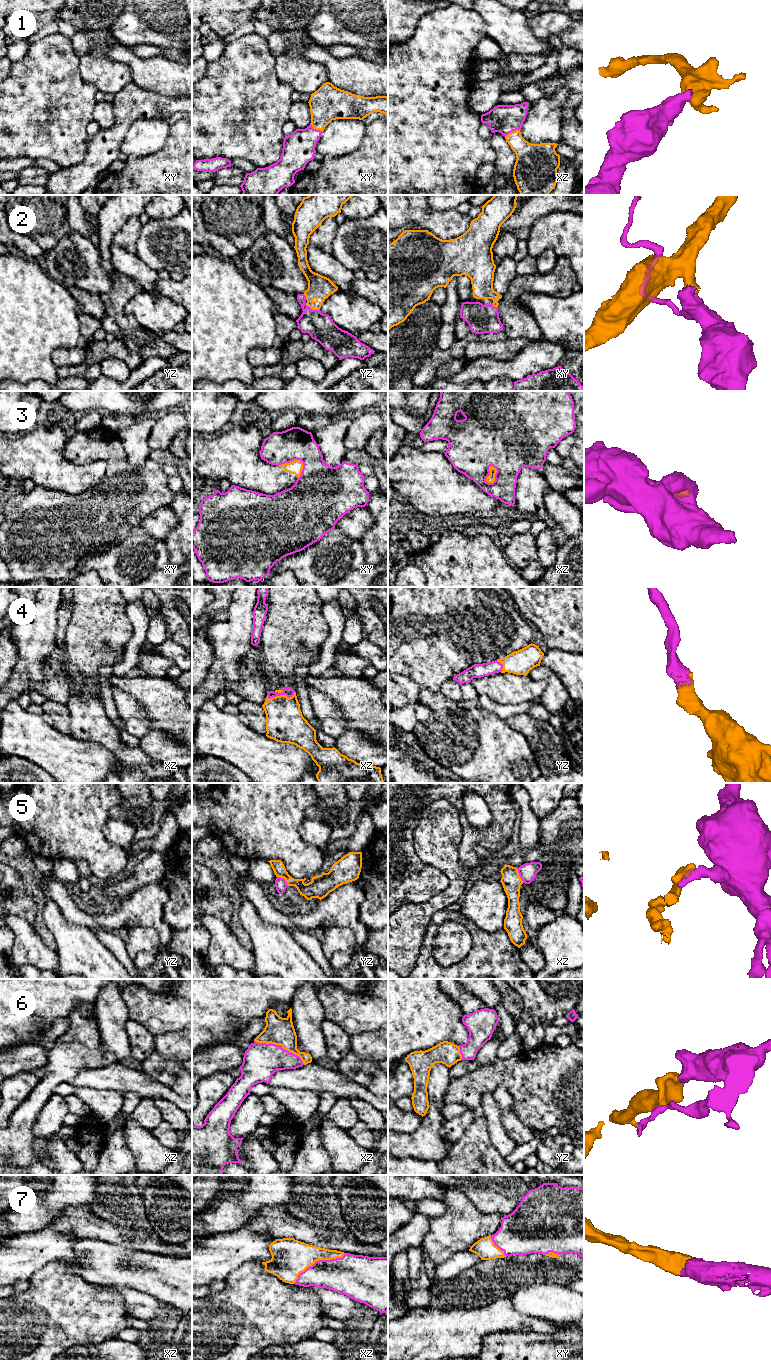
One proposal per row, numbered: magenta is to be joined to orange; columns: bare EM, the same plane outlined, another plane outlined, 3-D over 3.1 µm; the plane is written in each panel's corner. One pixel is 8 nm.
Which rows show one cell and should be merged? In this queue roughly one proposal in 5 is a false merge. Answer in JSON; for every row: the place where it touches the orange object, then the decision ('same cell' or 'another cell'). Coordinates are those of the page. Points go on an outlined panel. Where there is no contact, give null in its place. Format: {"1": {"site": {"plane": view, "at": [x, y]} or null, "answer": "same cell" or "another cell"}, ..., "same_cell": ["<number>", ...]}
{"1": {"site": {"plane": "xz", "at": [513, 131]}, "answer": "same cell"}, "2": {"site": {"plane": "yz", "at": [313, 309]}, "answer": "same cell"}, "3": {"site": {"plane": "xz", "at": [490, 474]}, "answer": "another cell"}, "4": {"site": {"plane": "xz", "at": [281, 695]}, "answer": "same cell"}, "5": {"site": {"plane": "xz", "at": [518, 875]}, "answer": "another cell"}, "6": {"site": {"plane": "xz", "at": [281, 1045]}, "answer": "same cell"}, "7": {"site": {"plane": "xz", "at": [317, 1260]}, "answer": "same cell"}, "same_cell": ["1", "2", "4", "6", "7"]}

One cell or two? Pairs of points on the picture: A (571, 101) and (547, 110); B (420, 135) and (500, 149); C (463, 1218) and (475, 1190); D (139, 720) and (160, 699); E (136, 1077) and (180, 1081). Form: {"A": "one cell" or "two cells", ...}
{"A": "two cells", "B": "two cells", "C": "two cells", "D": "two cells", "E": "two cells"}

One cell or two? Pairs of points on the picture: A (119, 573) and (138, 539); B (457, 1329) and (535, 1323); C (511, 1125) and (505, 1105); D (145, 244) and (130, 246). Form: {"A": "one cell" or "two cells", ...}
{"A": "one cell", "B": "one cell", "C": "one cell", "D": "two cells"}

